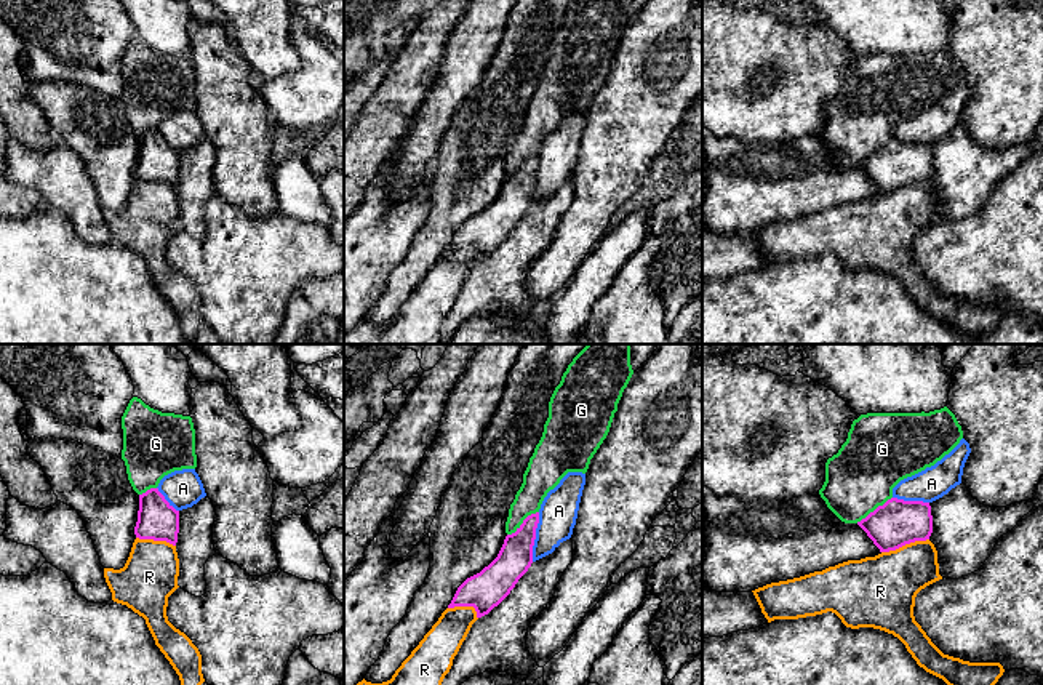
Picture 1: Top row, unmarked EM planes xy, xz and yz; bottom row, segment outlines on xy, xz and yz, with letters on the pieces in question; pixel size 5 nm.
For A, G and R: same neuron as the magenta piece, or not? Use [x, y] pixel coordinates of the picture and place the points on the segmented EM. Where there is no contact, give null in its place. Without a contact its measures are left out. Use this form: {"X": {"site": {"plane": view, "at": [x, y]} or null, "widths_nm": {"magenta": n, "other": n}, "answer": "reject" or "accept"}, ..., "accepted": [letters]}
{"A": {"site": {"plane": "xz", "at": [535, 536]}, "widths_nm": {"magenta": 170, "other": 190}, "answer": "reject"}, "G": {"site": {"plane": "xz", "at": [523, 522]}, "widths_nm": {"magenta": 170, "other": 170}, "answer": "reject"}, "R": {"site": {"plane": "yz", "at": [904, 544]}, "widths_nm": {"magenta": 240, "other": 340}, "answer": "reject"}, "accepted": []}

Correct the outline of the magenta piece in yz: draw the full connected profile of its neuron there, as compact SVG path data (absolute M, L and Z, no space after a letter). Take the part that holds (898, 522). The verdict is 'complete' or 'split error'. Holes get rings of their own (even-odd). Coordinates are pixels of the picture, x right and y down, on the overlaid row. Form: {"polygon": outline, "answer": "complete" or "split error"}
{"polygon": "M888 499L857 525L867 533L880 552L896 551L915 541L926 541L933 533L929 503Z", "answer": "complete"}

